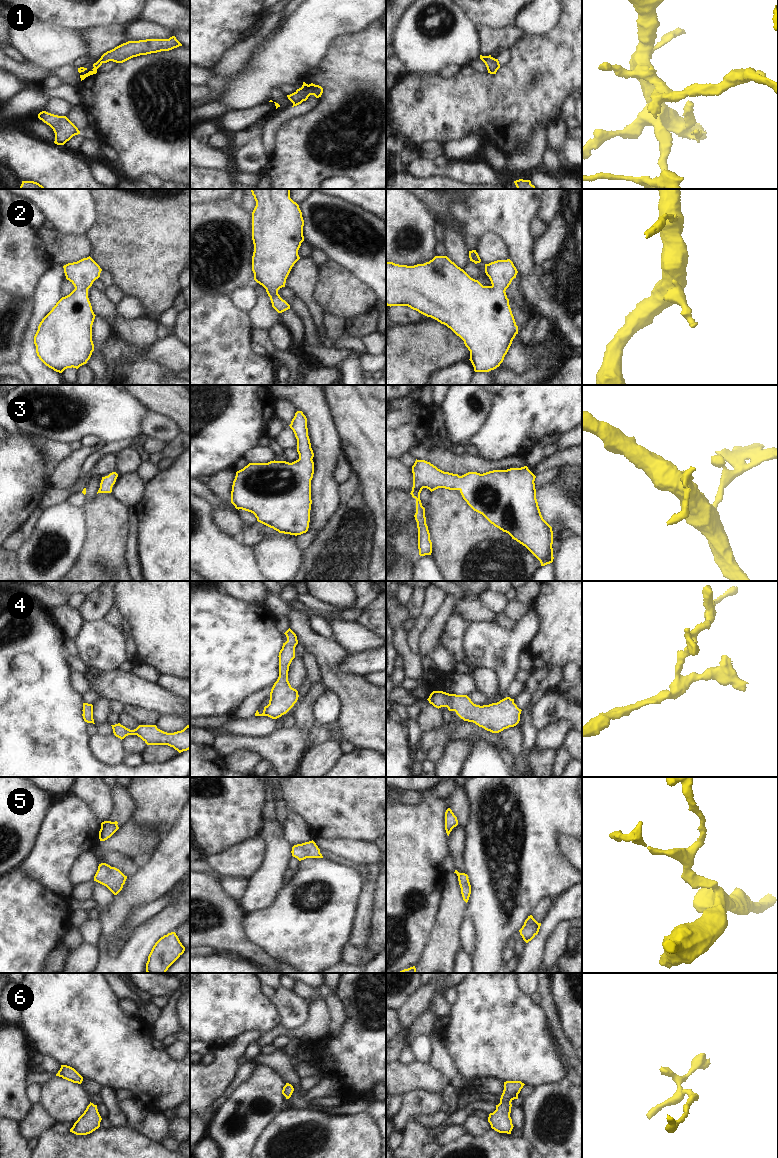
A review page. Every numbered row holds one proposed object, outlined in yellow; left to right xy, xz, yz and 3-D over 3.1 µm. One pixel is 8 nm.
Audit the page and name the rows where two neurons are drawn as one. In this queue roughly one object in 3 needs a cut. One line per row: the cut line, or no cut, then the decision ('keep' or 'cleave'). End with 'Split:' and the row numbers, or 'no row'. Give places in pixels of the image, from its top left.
1: no cut | keep
2: no cut | keep
3: no cut | keep
4: no cut | keep
5: no cut | keep
6: no cut | keep
Split: no row

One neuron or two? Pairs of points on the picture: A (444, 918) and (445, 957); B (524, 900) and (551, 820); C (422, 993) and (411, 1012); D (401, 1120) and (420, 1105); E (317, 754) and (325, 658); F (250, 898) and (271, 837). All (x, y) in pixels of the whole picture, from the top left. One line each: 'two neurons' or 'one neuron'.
A: one neuron
B: one neuron
C: one neuron
D: one neuron
E: two neurons
F: one neuron

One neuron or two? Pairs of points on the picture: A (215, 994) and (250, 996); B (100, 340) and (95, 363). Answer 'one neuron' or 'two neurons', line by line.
A: one neuron
B: one neuron

